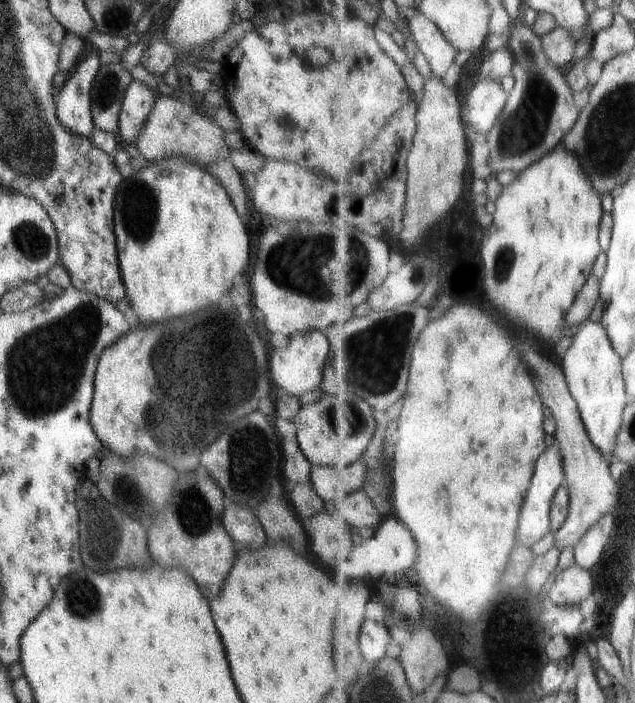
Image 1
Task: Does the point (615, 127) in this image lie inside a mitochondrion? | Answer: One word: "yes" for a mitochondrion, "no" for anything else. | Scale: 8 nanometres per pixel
yes

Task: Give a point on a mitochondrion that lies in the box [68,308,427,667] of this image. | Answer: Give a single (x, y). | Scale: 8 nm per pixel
(169, 403)

